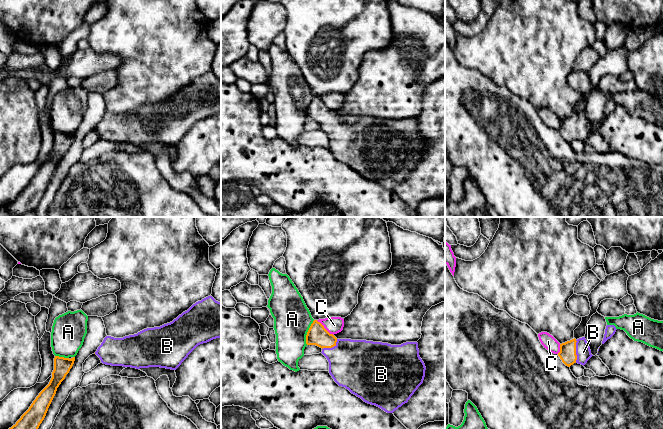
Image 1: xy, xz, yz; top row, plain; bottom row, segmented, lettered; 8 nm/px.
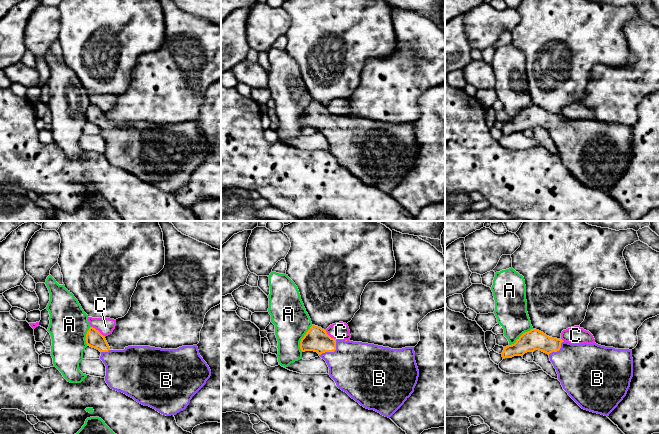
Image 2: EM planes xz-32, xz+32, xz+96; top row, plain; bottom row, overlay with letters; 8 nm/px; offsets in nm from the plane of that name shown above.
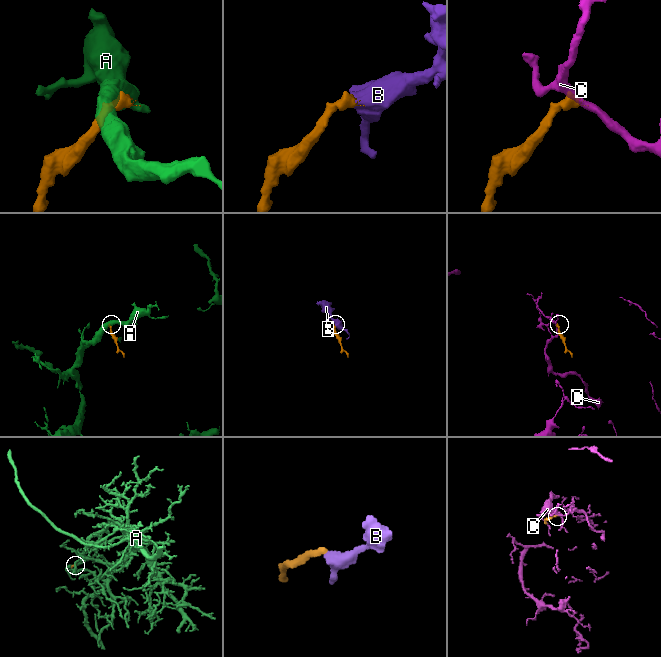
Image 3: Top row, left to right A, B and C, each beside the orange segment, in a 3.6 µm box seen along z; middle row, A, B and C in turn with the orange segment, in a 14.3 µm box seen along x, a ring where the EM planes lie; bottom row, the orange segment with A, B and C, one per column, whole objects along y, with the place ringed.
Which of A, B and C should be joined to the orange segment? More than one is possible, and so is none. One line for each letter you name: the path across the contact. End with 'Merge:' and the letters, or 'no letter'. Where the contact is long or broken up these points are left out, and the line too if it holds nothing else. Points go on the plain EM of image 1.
B: runs through yz (567, 130), (575, 127), (583, 128)
Merge: B

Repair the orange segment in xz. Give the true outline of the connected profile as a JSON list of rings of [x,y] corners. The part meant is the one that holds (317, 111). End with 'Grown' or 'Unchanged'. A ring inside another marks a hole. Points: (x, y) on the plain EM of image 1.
[[[314,96],[307,108],[306,120],[316,121],[322,125],[321,129],[329,138],[329,149],[339,162],[345,163],[364,178],[375,181],[387,189],[393,189],[403,180],[407,179],[423,159],[425,153],[426,143],[419,132],[417,118],[391,121],[366,116],[337,115],[333,110],[330,110],[320,98]]]. Grown

